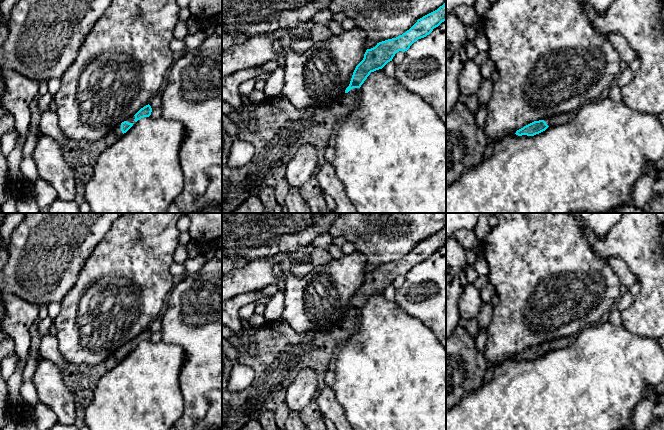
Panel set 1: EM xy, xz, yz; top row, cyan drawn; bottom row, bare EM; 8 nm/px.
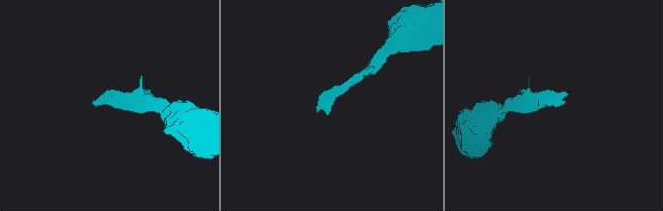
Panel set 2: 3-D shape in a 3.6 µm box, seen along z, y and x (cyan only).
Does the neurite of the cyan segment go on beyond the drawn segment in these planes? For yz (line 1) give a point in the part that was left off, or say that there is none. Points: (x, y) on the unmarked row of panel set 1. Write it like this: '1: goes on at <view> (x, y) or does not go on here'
1: goes on at yz (563, 342)

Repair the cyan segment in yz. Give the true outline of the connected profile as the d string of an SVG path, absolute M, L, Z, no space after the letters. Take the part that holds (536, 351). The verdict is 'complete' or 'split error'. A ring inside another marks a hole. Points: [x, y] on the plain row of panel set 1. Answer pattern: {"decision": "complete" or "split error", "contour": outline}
{"decision": "split error", "contour": "M562 337L553 341L545 342L544 344L534 345L517 354L515 358L518 360L534 360L545 355L549 350L565 348L570 342L571 338Z"}

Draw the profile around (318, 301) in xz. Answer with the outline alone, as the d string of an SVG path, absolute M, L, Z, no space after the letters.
M355 251L349 255L332 259L325 265L313 266L303 278L298 278L290 270L285 273L285 299L282 318L298 333L321 331L337 326L349 310L356 290L366 276L366 256Z

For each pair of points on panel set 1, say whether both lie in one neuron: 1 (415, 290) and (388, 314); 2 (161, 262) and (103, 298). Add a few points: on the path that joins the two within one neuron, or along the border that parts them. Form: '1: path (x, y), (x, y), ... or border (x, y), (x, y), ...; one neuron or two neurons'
1: border (394, 300), (407, 314), (417, 319); two neurons
2: path (147, 262), (117, 290); one neuron

